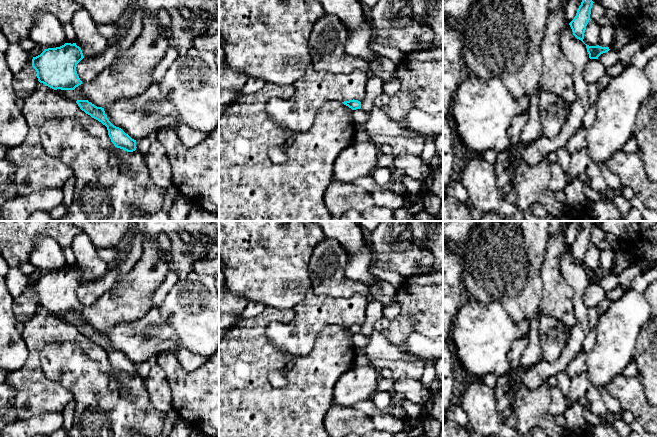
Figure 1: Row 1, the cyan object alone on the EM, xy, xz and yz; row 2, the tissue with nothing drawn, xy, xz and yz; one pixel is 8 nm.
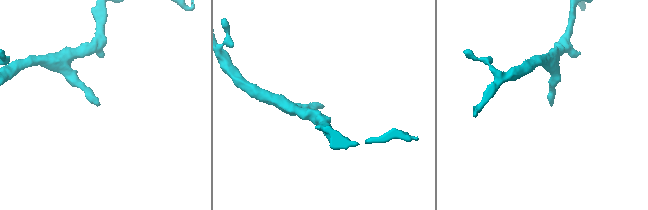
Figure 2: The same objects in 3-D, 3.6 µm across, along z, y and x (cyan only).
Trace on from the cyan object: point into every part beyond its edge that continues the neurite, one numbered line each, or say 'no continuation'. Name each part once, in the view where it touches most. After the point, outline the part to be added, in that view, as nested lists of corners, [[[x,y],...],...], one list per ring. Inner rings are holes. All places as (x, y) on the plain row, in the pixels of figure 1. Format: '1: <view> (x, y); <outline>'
no continuation

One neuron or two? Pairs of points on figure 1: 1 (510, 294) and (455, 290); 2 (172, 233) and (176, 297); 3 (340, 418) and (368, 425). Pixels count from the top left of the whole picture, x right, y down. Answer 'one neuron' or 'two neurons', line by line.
1: two neurons
2: two neurons
3: one neuron

